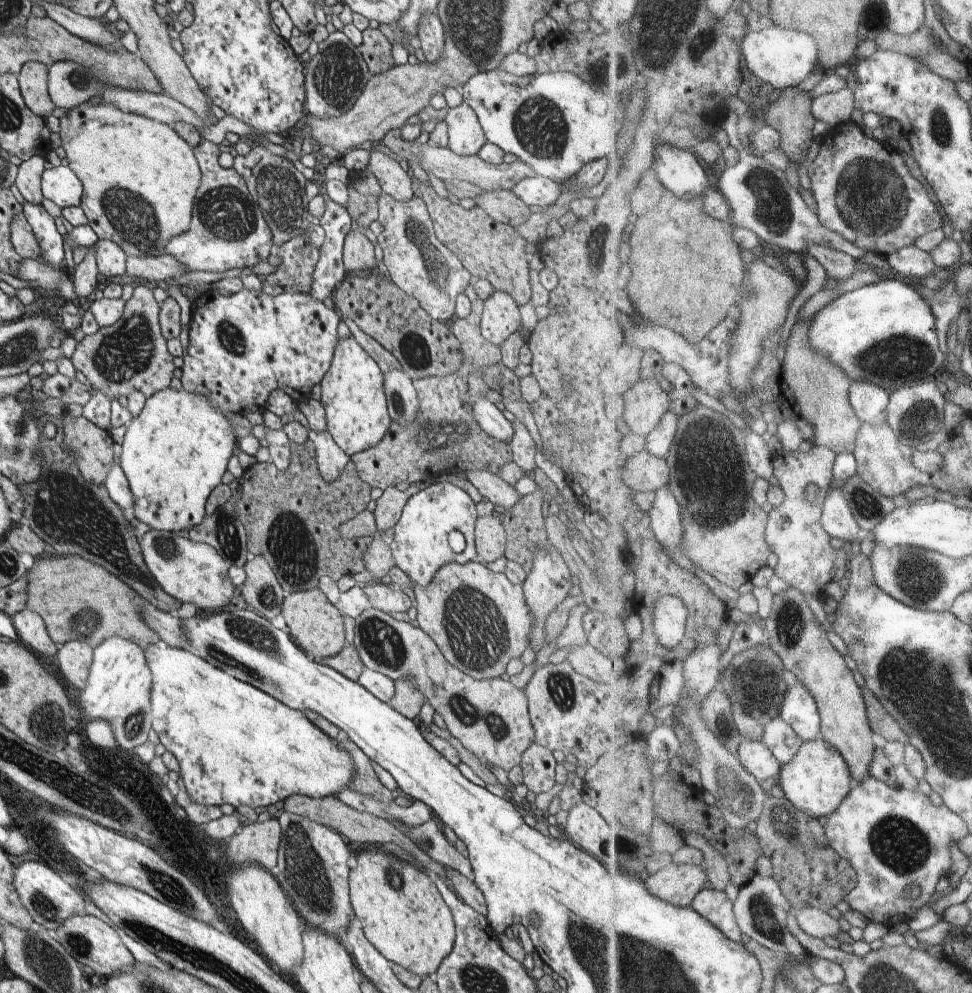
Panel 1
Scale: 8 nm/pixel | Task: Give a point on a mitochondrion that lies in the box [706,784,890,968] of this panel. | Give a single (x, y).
(770, 925)

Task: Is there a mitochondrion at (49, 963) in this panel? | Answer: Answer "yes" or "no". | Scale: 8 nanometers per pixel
yes

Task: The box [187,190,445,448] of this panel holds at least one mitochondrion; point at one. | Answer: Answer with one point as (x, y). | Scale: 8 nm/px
(411, 346)

